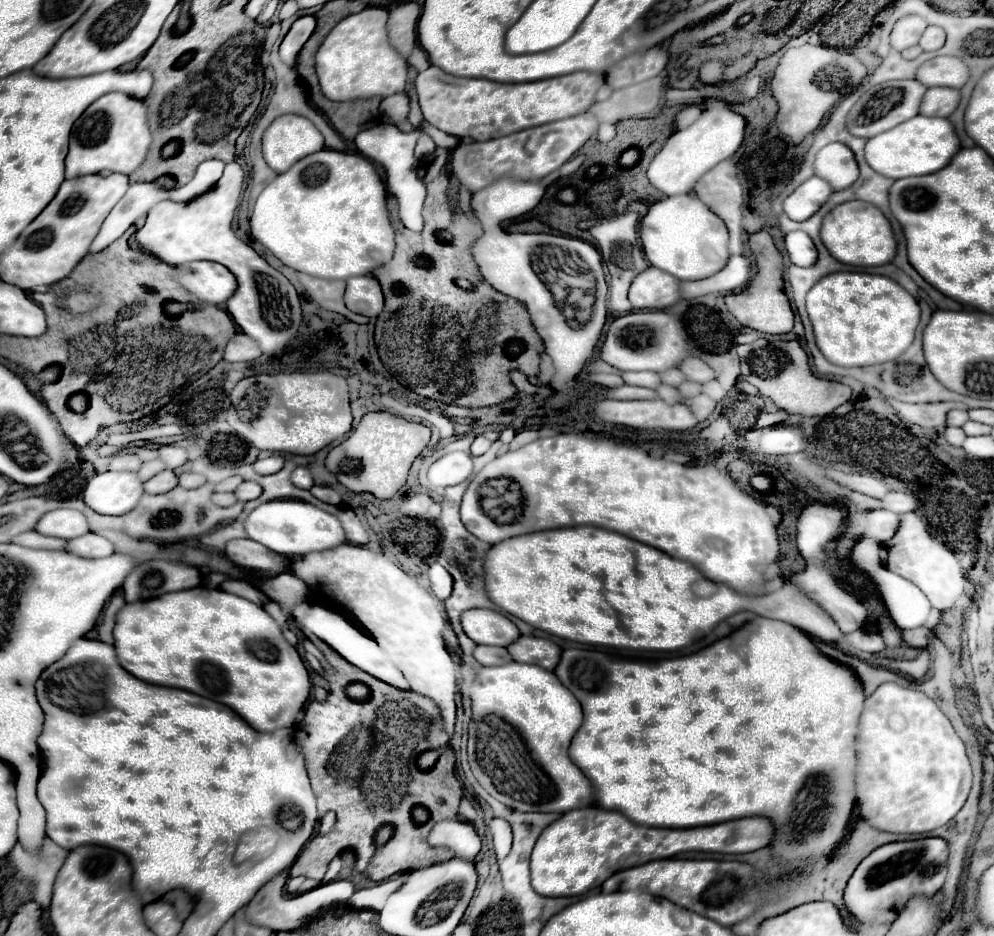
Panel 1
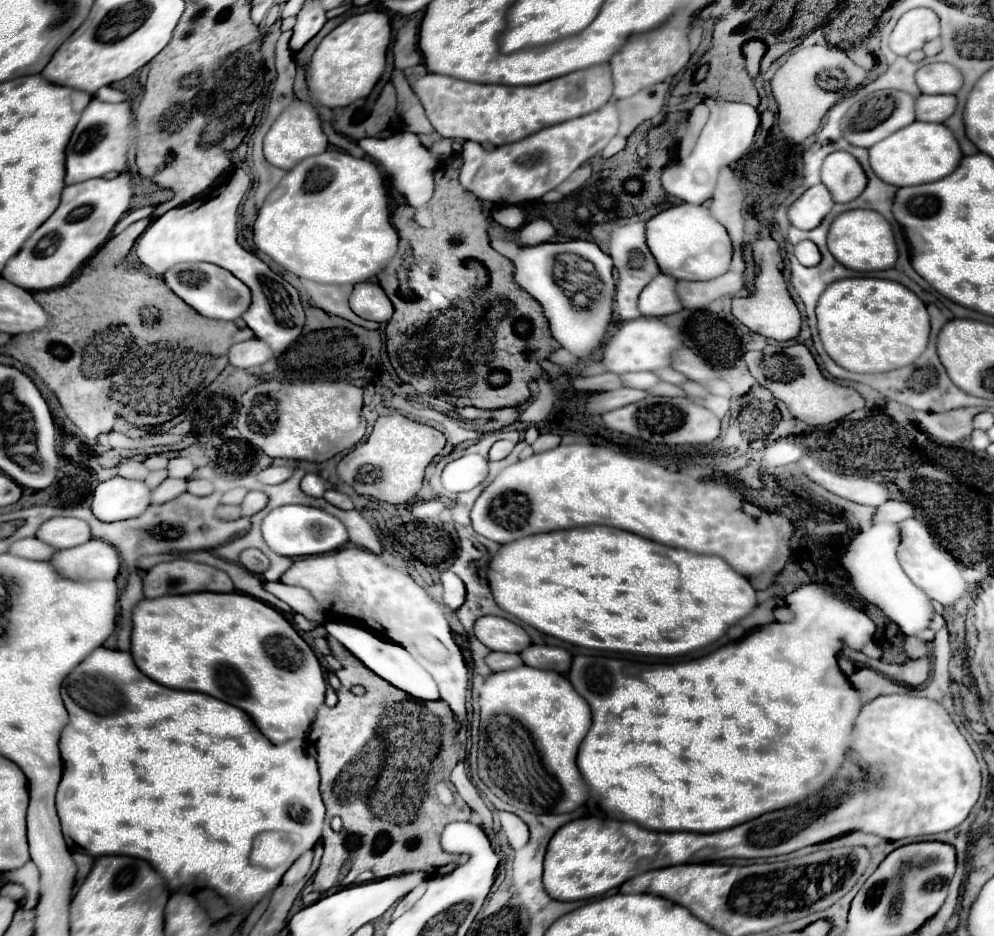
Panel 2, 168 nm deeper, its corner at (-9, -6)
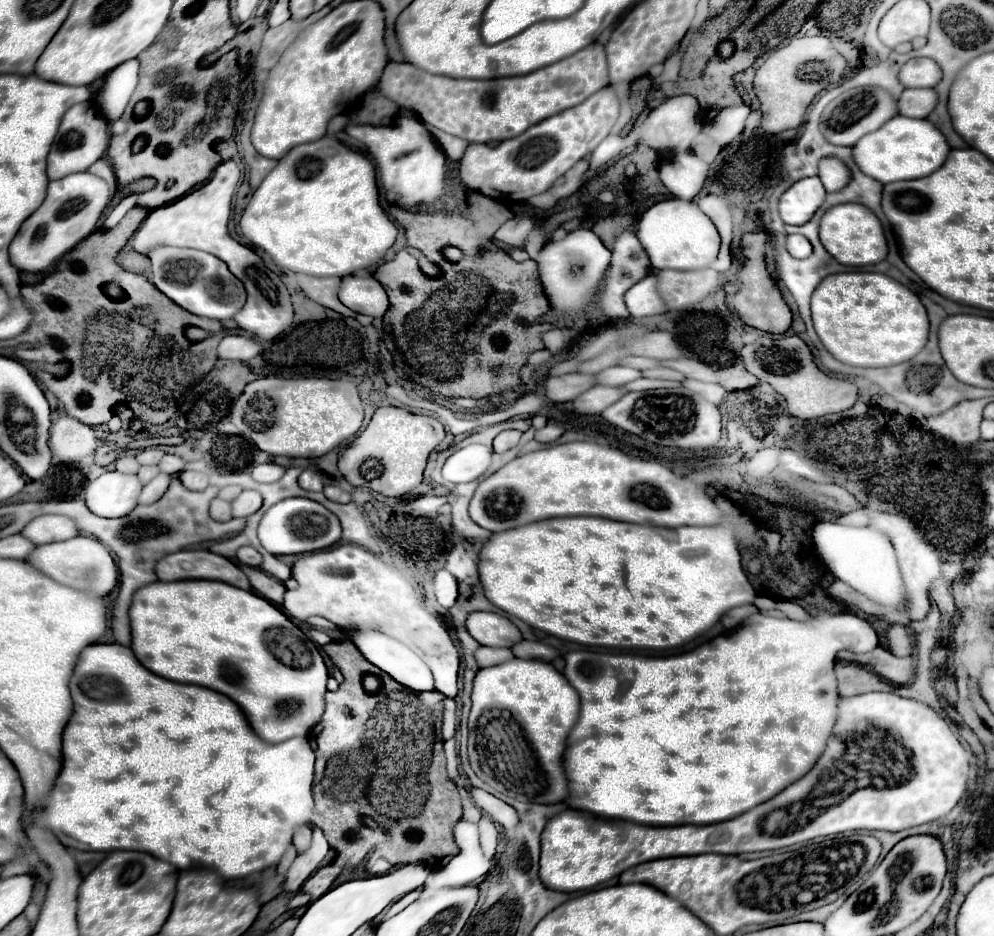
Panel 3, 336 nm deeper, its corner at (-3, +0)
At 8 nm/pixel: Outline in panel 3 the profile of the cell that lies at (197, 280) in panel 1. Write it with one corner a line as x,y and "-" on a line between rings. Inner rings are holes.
160,246
152,248
150,260
154,286
190,314
214,320
228,320
246,302
246,290
242,282
228,270
228,266
220,258
216,258
210,252
194,248

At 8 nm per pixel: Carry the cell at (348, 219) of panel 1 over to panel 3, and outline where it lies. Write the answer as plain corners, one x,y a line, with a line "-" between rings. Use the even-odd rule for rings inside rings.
330,134
318,142
292,148
278,162
244,208
240,230
252,246
266,250
278,266
312,276
348,276
360,268
370,268
384,258
398,236
396,226
380,208
372,162

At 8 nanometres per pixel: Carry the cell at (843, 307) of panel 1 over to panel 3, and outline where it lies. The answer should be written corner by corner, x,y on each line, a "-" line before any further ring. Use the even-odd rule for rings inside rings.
844,272
826,276
812,294
812,320
826,350
848,366
882,368
912,360
928,342
930,322
920,298
886,274

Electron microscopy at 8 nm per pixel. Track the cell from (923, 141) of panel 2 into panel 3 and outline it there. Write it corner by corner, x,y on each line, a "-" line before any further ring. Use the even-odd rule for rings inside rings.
898,114
876,132
862,136
852,148
852,158
866,176
878,180
880,184
888,184
896,180
914,180
930,176
932,172
936,172
936,168
944,164
948,152
950,146
944,134
932,122

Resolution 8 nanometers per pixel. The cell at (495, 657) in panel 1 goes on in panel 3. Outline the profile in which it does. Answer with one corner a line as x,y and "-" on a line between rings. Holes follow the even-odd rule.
480,646
476,650
476,662
480,668
484,666
496,666
500,662
506,662
510,660
514,654
510,652
510,648
486,648
486,646

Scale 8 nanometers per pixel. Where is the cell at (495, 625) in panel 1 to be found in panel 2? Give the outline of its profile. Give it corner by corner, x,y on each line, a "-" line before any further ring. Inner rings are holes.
498,616
478,618
474,626
474,634
490,650
522,652
526,646
530,646
530,636
522,626

